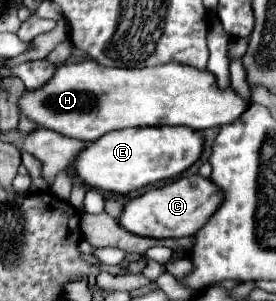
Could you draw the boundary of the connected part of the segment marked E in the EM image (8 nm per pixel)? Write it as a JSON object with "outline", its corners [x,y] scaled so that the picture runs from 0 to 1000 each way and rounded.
{"outline":[[[587,419],[587,425],[464,425],[442,439],[399,439],[370,465],[326,472],[326,485],[268,532],[261,558],[275,585],[319,618],[377,638],[464,645],[478,631],[616,598],[681,565],[739,505],[739,452],[725,432],[674,419]]]}

